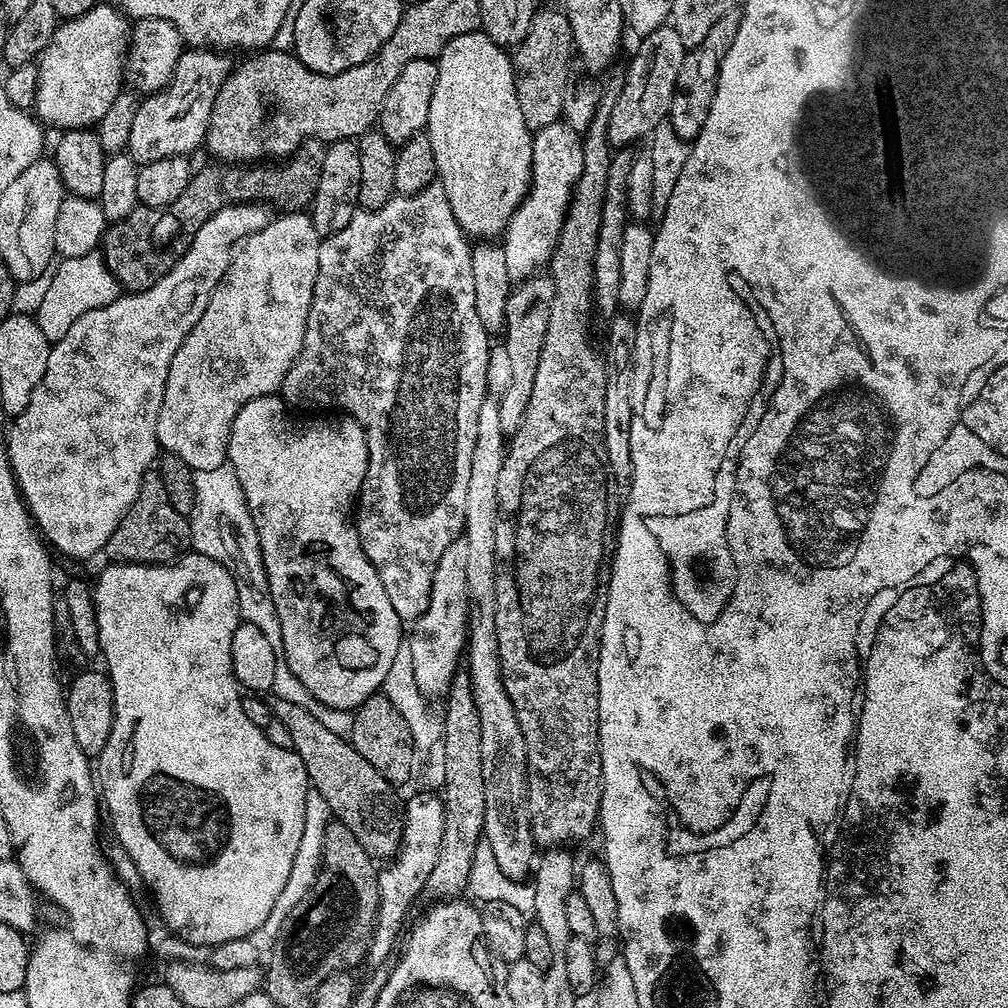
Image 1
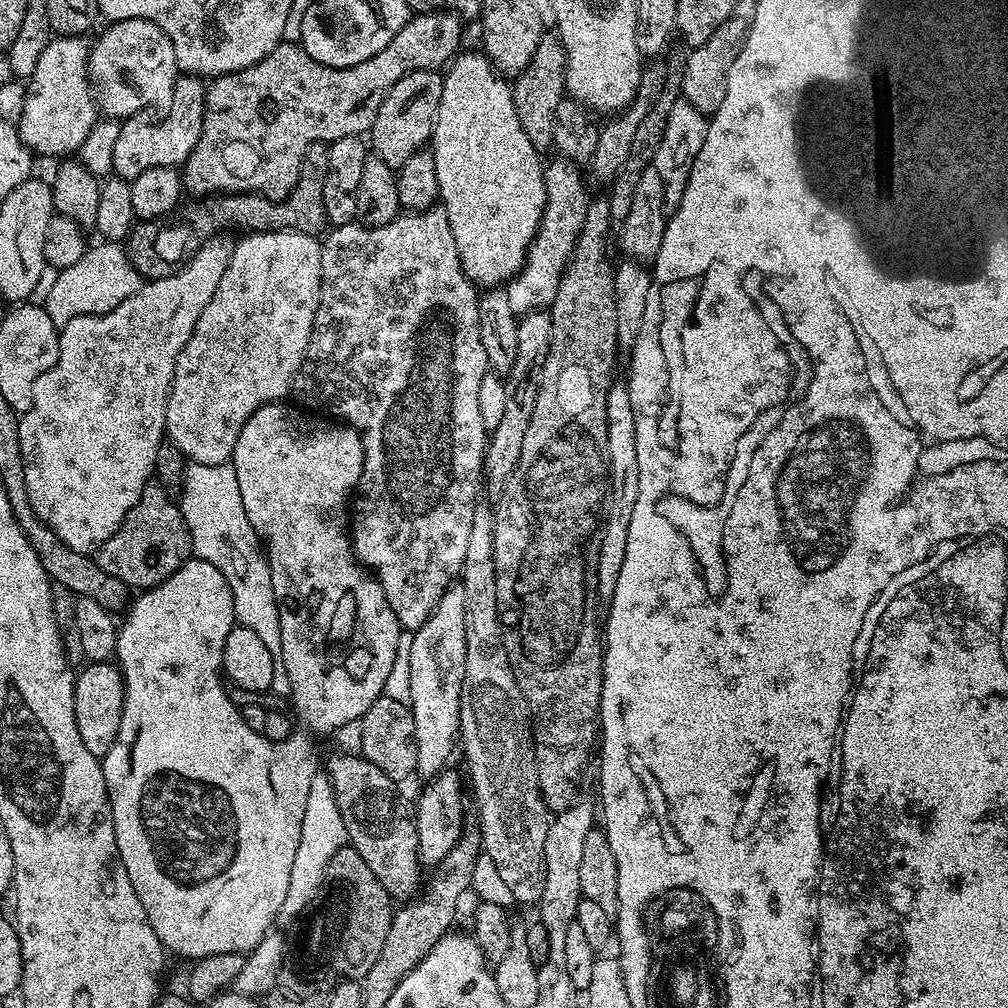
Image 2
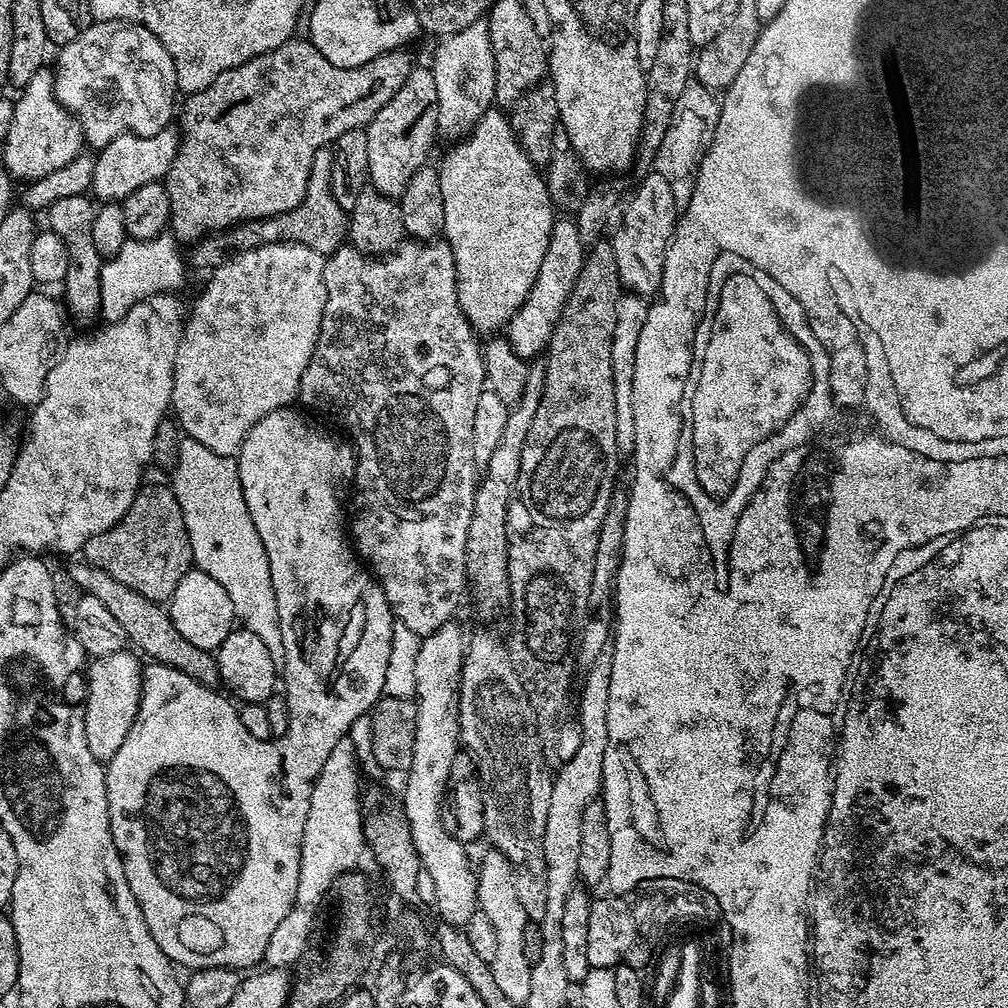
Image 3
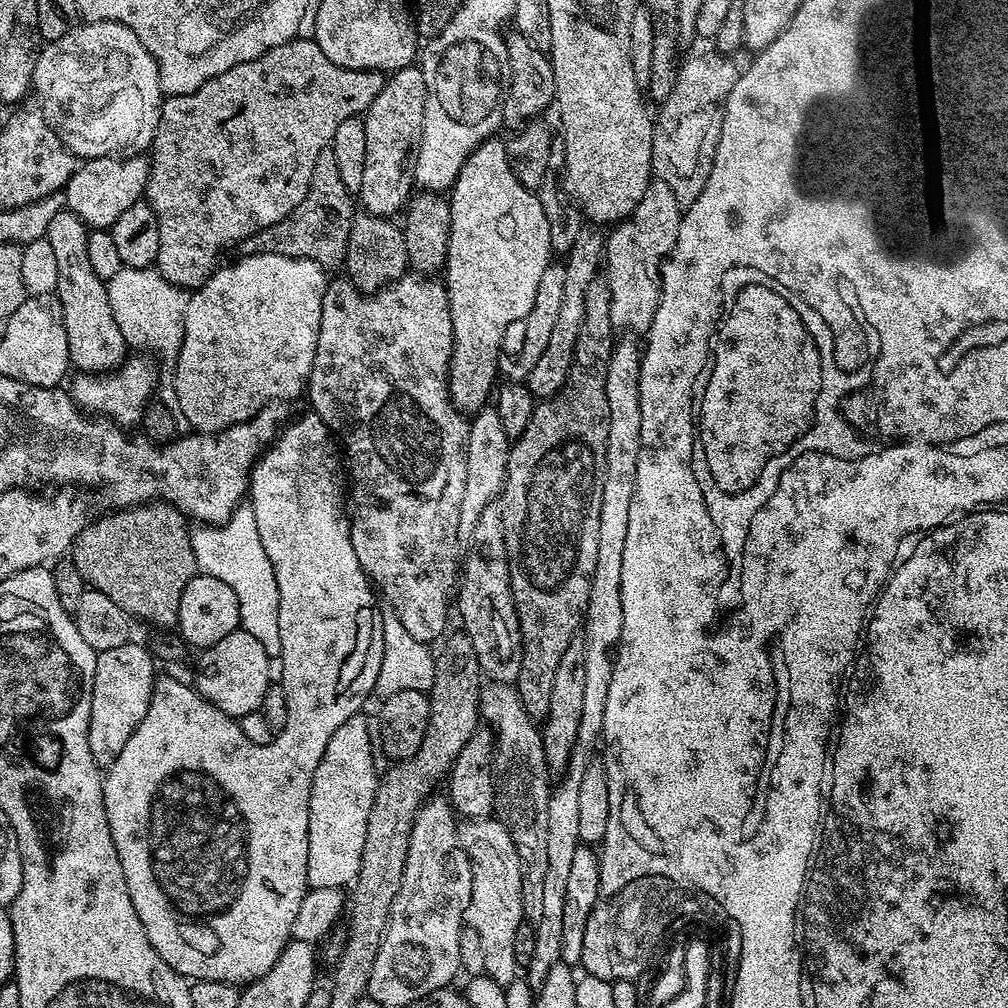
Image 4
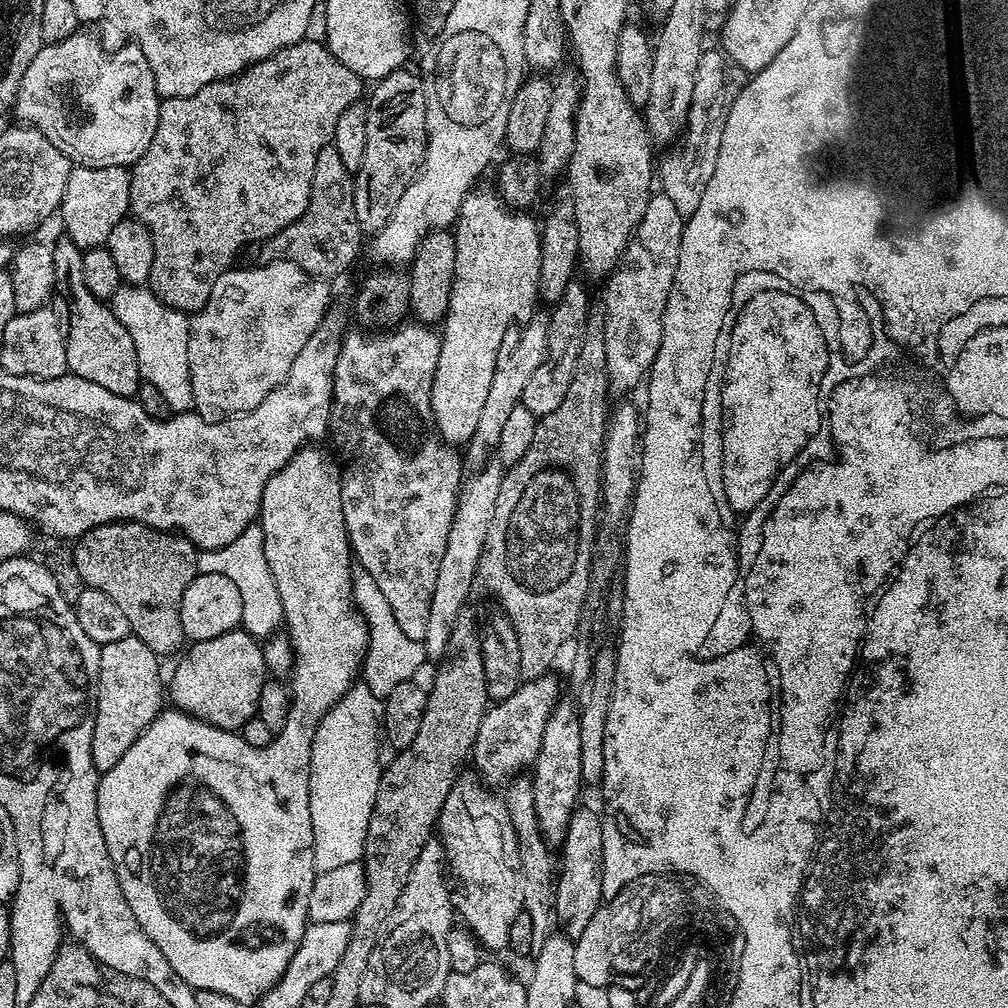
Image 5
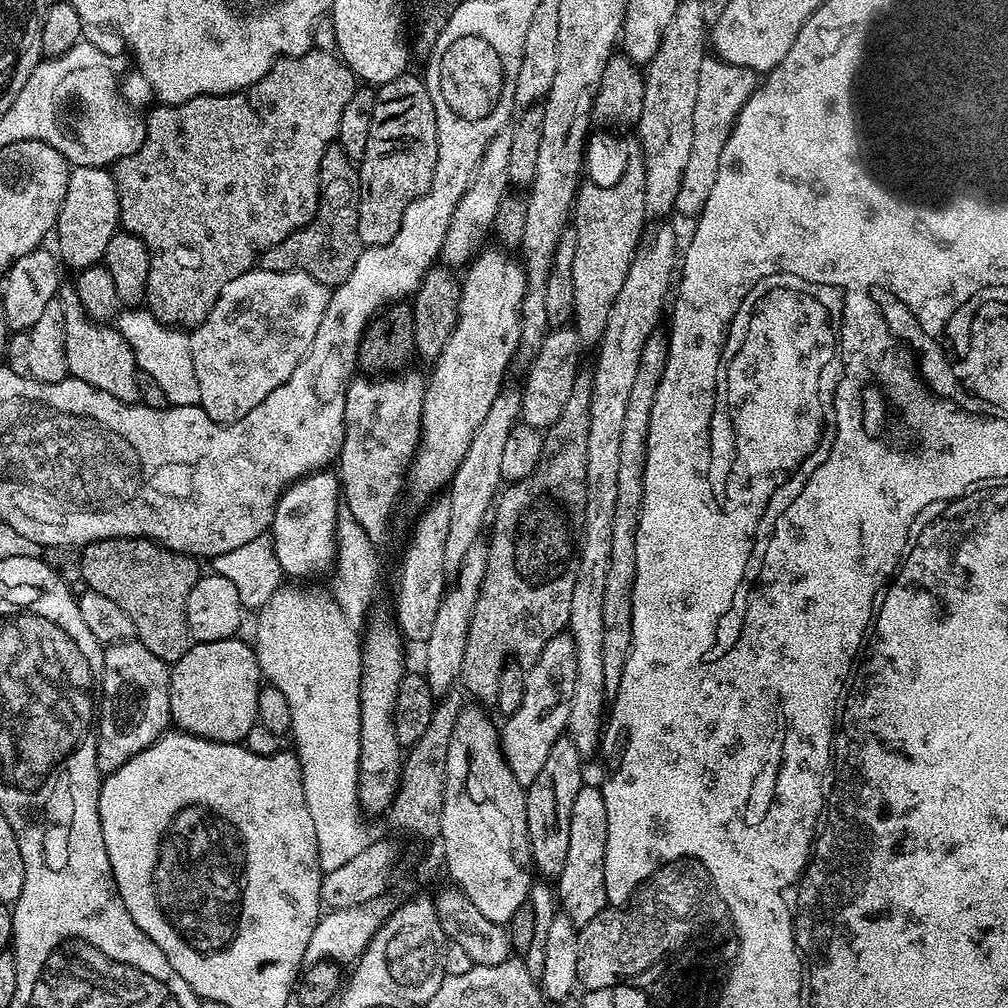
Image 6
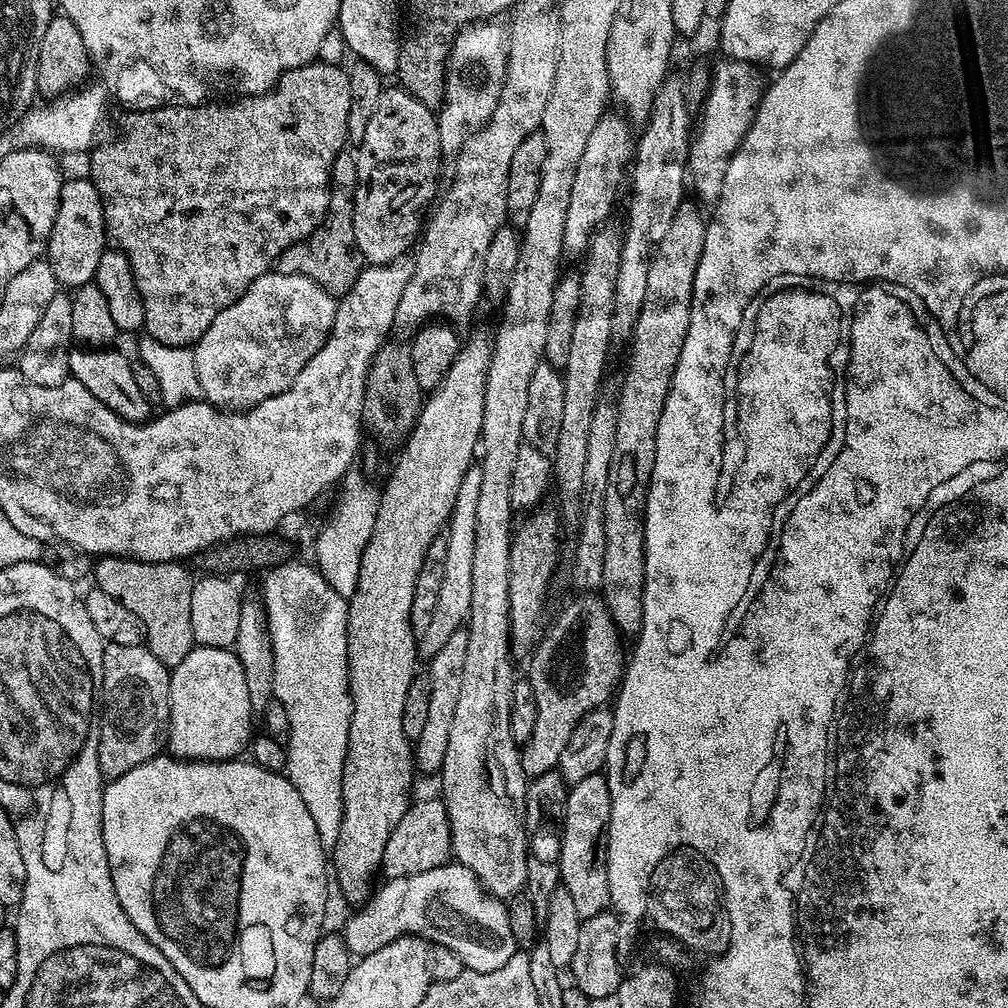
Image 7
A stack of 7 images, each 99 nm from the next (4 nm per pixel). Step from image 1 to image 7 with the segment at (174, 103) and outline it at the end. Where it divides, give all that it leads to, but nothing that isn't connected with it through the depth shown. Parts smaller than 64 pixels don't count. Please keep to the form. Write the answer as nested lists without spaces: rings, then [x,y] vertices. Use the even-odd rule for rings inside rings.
[[[65,179],[60,186],[58,214],[54,218],[46,249],[46,259],[50,270],[54,270],[57,285],[75,290],[84,284],[93,283],[98,270],[98,258],[102,258],[105,250],[104,211],[98,190],[92,185],[91,179]]]

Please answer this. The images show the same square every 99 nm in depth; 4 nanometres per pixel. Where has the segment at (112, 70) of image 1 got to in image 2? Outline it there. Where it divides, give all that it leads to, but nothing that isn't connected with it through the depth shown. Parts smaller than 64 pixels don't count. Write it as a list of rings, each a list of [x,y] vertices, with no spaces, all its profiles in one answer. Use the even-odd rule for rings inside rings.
[[[56,36],[42,50],[38,66],[27,81],[26,102],[18,121],[20,141],[40,156],[68,158],[79,153],[86,134],[95,126],[98,109],[88,79],[90,44],[84,36]],[[40,155],[40,156],[39,156]]]

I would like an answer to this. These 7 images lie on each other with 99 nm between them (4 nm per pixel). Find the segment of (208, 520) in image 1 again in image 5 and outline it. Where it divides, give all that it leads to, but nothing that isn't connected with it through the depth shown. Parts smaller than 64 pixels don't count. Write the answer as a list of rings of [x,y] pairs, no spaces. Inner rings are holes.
[[[253,522],[230,542],[221,548],[209,548],[201,551],[196,557],[196,566],[200,572],[222,574],[229,585],[236,587],[240,595],[240,620],[244,623],[243,631],[257,638],[267,638],[277,631],[282,624],[284,607],[278,594],[278,586],[274,574],[270,570],[270,562],[266,562],[264,549],[264,531],[259,522]]]

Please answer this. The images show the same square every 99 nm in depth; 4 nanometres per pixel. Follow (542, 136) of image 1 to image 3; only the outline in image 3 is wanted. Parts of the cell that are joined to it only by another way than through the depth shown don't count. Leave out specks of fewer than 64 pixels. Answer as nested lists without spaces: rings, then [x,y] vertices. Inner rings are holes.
[[[560,219],[553,223],[550,242],[546,246],[546,258],[542,258],[538,278],[534,278],[534,286],[530,286],[530,294],[526,294],[526,302],[522,302],[520,309],[512,315],[506,325],[507,340],[525,362],[539,357],[536,355],[540,351],[541,355],[552,341],[556,324],[570,298],[570,290],[574,290],[574,282],[584,265],[586,245],[584,239],[580,237],[580,227],[576,225],[575,219]]]

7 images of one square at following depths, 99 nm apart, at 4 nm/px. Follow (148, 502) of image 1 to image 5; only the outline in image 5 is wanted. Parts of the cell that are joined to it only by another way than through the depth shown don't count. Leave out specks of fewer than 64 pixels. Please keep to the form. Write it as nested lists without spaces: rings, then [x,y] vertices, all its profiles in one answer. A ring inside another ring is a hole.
[[[114,522],[94,526],[94,530],[75,541],[74,551],[78,574],[82,574],[85,585],[94,590],[102,590],[102,594],[107,594],[113,602],[118,602],[119,608],[126,613],[130,622],[132,635],[146,642],[146,646],[150,646],[157,657],[165,658],[171,652],[179,653],[185,647],[184,595],[186,586],[190,586],[190,582],[198,575],[196,545],[175,532],[163,532],[138,522]]]

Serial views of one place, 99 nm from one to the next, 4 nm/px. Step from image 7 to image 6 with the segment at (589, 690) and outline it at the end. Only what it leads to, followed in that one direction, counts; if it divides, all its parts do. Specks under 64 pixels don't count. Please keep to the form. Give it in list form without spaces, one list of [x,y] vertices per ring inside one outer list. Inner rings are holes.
[[[561,634],[550,638],[542,654],[530,664],[524,678],[522,706],[503,721],[499,729],[500,750],[510,766],[514,778],[522,786],[534,782],[549,757],[550,748],[565,735],[570,714],[570,702],[576,673],[576,646],[571,635]]]

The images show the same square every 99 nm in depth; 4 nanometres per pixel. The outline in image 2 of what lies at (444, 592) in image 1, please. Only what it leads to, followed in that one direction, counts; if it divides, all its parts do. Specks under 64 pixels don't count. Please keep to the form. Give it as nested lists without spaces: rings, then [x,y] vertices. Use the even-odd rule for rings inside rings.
[[[459,582],[453,583],[434,608],[434,614],[411,633],[410,642],[410,705],[414,714],[414,738],[418,746],[416,772],[424,778],[435,778],[449,767],[452,751],[457,751],[460,734],[460,699],[466,674],[466,598]]]

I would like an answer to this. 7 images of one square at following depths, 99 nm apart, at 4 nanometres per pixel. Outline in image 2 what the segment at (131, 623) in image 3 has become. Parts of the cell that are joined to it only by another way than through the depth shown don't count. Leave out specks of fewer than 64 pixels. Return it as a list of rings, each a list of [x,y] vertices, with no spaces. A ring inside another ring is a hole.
[[[30,494],[27,496],[12,496],[10,498],[10,510],[22,530],[26,534],[26,542],[30,542],[34,554],[38,554],[38,562],[42,562],[42,570],[46,570],[49,579],[55,584],[66,586],[78,598],[86,597],[98,602],[100,606],[113,614],[121,613],[130,602],[130,589],[121,579],[106,574],[98,566],[95,557],[85,552],[70,549],[56,534],[36,517],[36,511],[32,509]]]

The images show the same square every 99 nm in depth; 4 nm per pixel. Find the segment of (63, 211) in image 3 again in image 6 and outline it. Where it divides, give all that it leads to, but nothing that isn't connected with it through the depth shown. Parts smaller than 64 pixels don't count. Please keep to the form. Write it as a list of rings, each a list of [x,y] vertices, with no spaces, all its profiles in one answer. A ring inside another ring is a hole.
[[[61,283],[58,298],[62,302],[62,310],[64,311],[66,366],[68,367],[69,377],[74,380],[86,382],[98,390],[106,390],[106,394],[114,394],[114,398],[118,398],[127,404],[137,403],[140,400],[140,391],[138,390],[138,382],[136,381],[138,369],[135,354],[129,342],[126,342],[123,334],[111,323],[91,320],[86,314],[86,310],[82,310],[82,302],[78,302],[78,294],[71,283]]]

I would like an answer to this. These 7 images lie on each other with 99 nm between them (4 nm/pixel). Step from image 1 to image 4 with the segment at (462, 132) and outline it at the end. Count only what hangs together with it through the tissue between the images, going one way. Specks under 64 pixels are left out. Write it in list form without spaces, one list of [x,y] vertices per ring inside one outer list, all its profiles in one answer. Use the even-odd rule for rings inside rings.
[[[489,138],[483,144],[477,146],[470,158],[462,166],[460,176],[450,189],[447,197],[448,209],[450,210],[450,242],[448,243],[448,263],[442,280],[448,290],[448,305],[450,306],[450,322],[452,323],[452,357],[448,363],[448,399],[453,408],[464,414],[475,414],[489,403],[494,392],[492,383],[498,380],[500,357],[504,344],[504,335],[508,332],[511,324],[519,325],[527,320],[530,310],[534,306],[534,294],[538,294],[538,282],[542,282],[542,274],[547,270],[552,256],[552,247],[549,242],[549,223],[546,222],[546,214],[542,214],[542,202],[539,195],[533,189],[522,186],[512,173],[512,167],[508,161],[508,149],[505,141],[500,138]]]

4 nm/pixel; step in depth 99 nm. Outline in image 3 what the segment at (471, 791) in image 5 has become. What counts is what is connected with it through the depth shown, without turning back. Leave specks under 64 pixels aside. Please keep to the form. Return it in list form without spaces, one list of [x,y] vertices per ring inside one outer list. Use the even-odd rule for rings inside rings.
[[[488,850],[478,860],[476,878],[476,903],[478,911],[486,914],[490,926],[494,926],[494,935],[498,947],[494,953],[491,966],[496,985],[517,1006],[522,1006],[526,998],[530,998],[530,974],[532,961],[526,958],[526,946],[522,946],[526,926],[530,923],[526,910],[522,910],[522,902],[518,902],[518,894],[514,891],[514,874],[506,857],[498,851]]]

